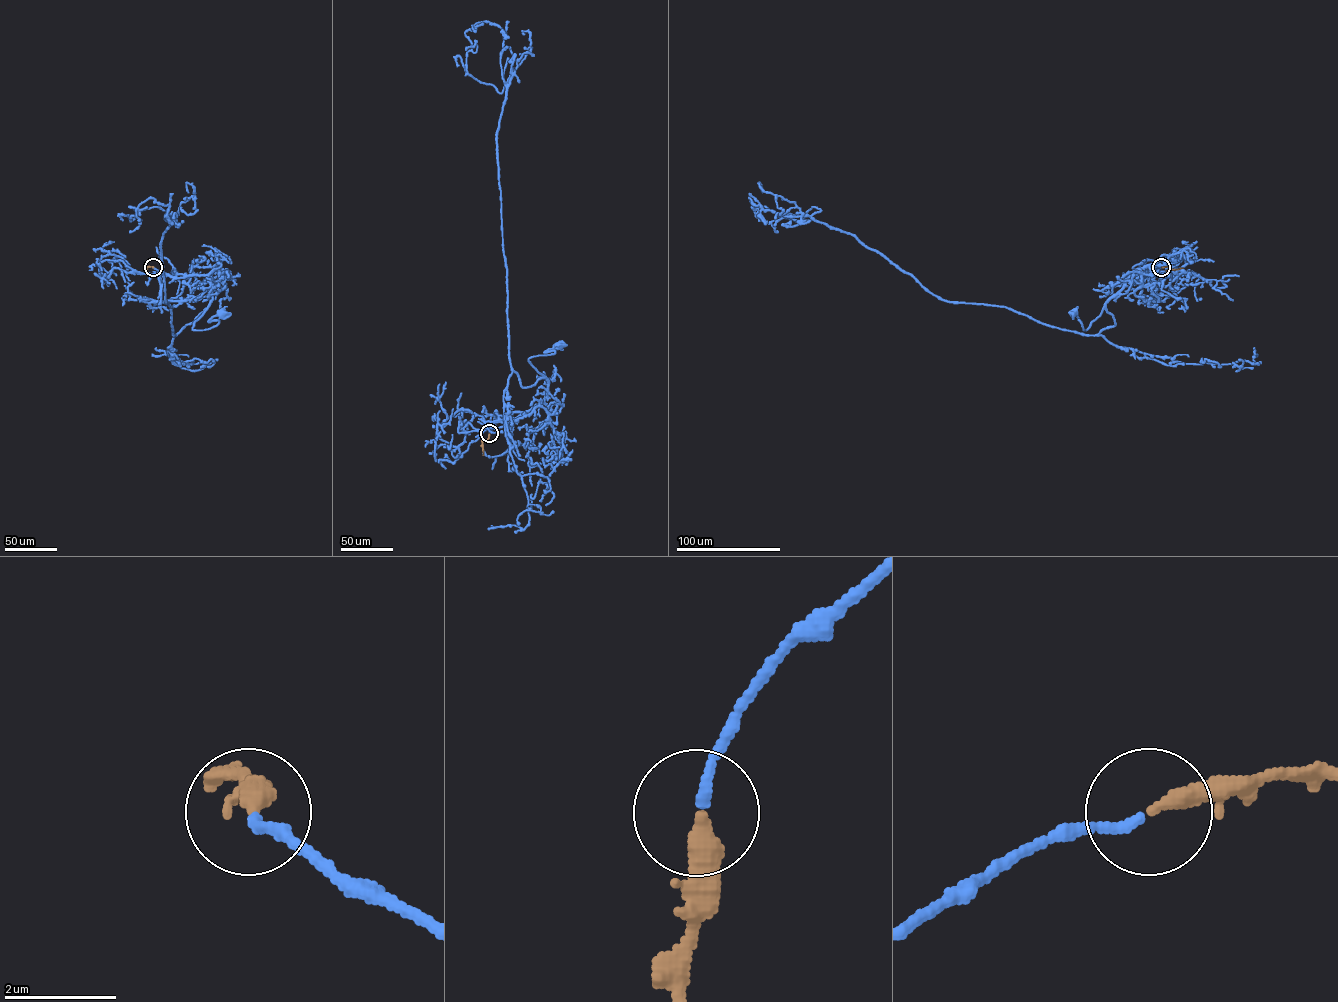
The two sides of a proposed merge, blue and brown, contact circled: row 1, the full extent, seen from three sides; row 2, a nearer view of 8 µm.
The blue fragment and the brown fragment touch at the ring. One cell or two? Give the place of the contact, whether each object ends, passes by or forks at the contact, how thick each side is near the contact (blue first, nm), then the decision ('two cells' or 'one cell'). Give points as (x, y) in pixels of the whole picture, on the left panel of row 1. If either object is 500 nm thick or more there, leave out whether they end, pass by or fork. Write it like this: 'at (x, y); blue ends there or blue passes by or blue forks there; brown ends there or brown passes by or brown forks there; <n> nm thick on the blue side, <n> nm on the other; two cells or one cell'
at (153, 267); blue ends there; brown ends there; 150 nm thick on the blue side, 340 nm on the other; one cell

